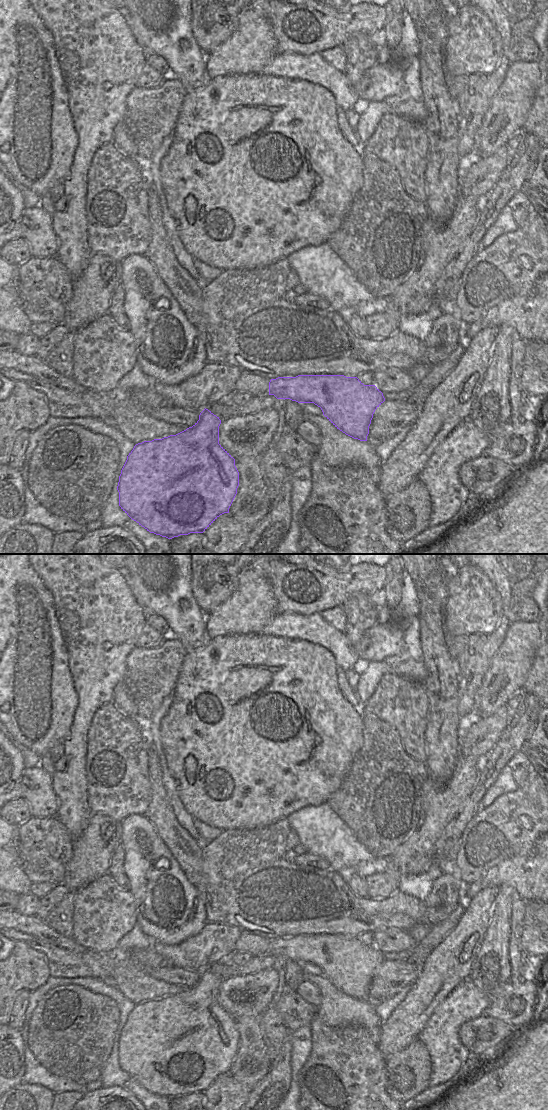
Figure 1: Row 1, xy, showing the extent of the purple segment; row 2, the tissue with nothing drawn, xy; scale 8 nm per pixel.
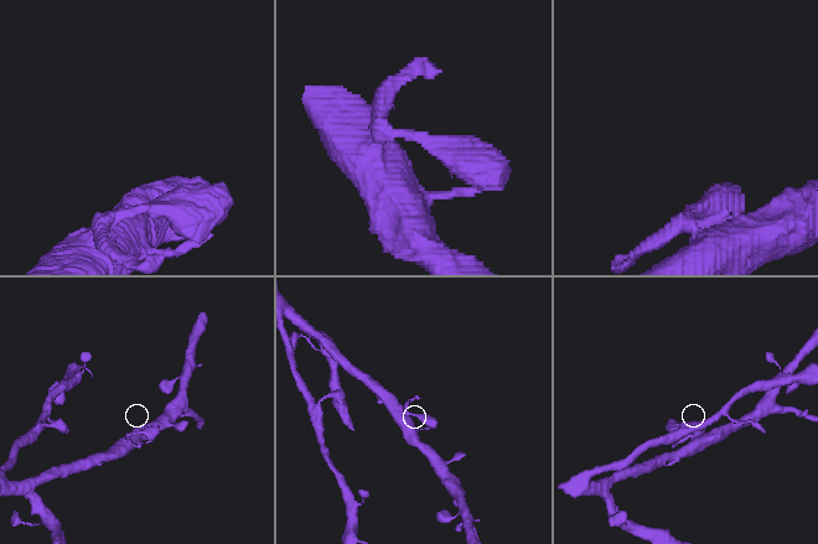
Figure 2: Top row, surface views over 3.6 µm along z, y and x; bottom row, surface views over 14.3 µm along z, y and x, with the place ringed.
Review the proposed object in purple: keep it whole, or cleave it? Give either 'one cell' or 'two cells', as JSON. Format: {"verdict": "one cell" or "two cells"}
{"verdict": "one cell"}

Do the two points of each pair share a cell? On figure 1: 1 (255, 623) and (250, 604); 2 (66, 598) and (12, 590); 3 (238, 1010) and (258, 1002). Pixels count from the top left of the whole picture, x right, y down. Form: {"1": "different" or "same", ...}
{"1": "same", "2": "different", "3": "same"}

